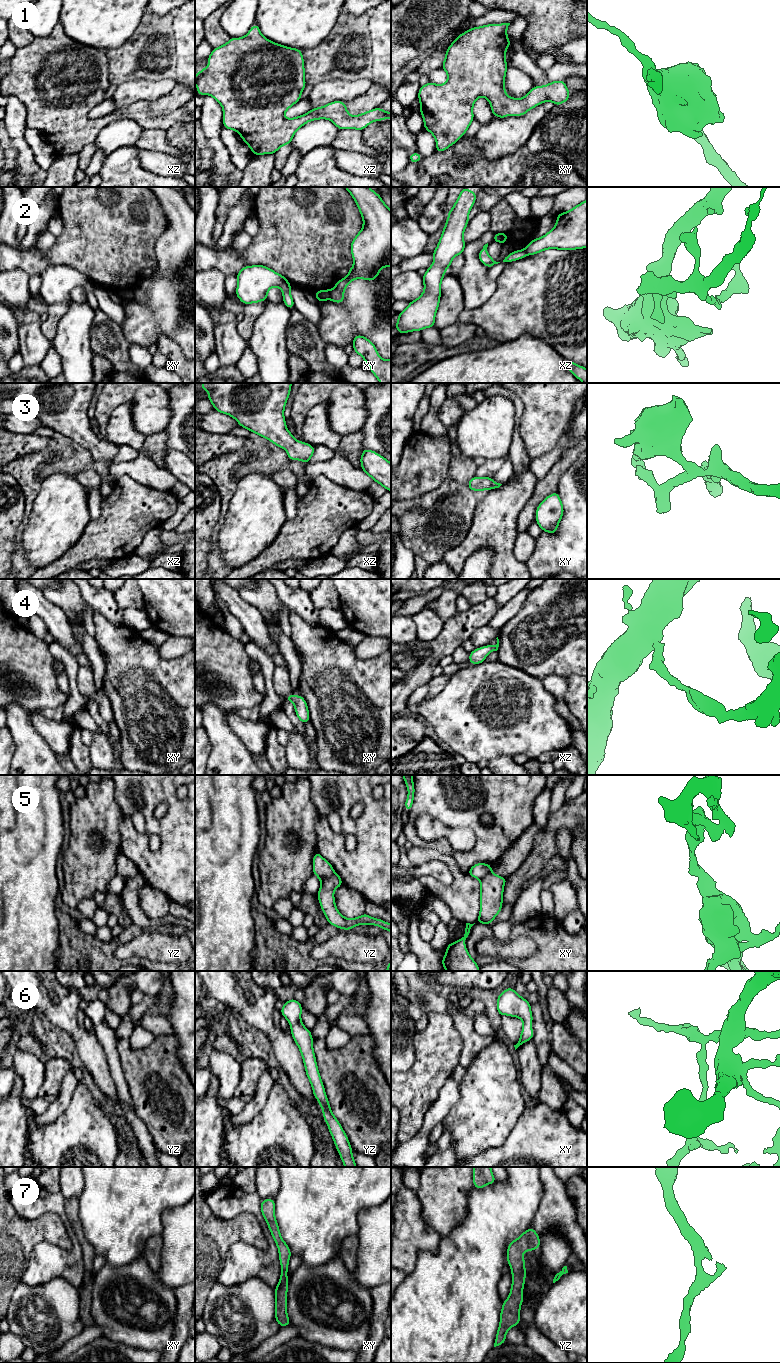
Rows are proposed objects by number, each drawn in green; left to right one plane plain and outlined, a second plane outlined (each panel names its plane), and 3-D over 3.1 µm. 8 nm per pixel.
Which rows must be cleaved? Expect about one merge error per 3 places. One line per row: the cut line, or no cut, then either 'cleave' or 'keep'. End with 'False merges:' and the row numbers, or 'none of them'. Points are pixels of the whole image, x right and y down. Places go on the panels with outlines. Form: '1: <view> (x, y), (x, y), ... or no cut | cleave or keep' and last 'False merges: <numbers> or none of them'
1: no cut | keep
2: xy (331, 290), (329, 298) | cleave
3: no cut | keep
4: no cut | keep
5: yz (334, 872), (321, 880) | cleave
6: no cut | keep
7: no cut | keep
False merges: 2, 5

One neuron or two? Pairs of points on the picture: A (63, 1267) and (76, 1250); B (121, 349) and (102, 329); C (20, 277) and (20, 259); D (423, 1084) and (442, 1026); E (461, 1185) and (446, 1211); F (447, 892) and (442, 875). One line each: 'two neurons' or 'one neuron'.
A: one neuron
B: one neuron
C: two neurons
D: one neuron
E: one neuron
F: two neurons

